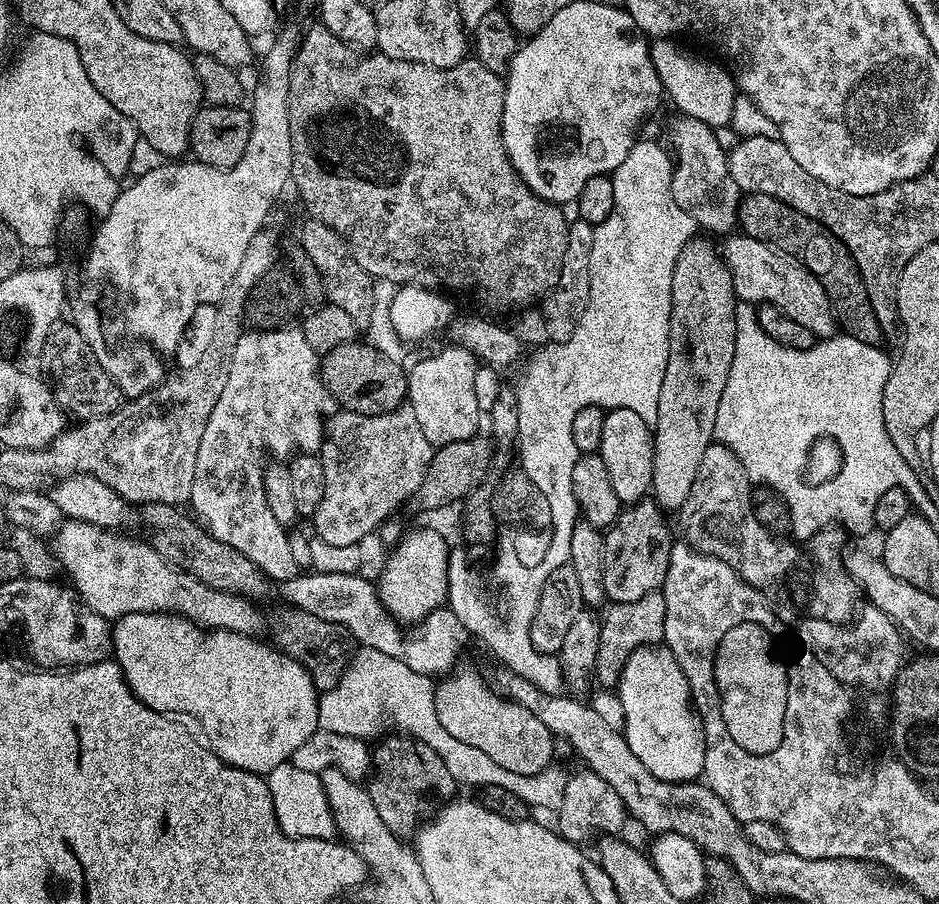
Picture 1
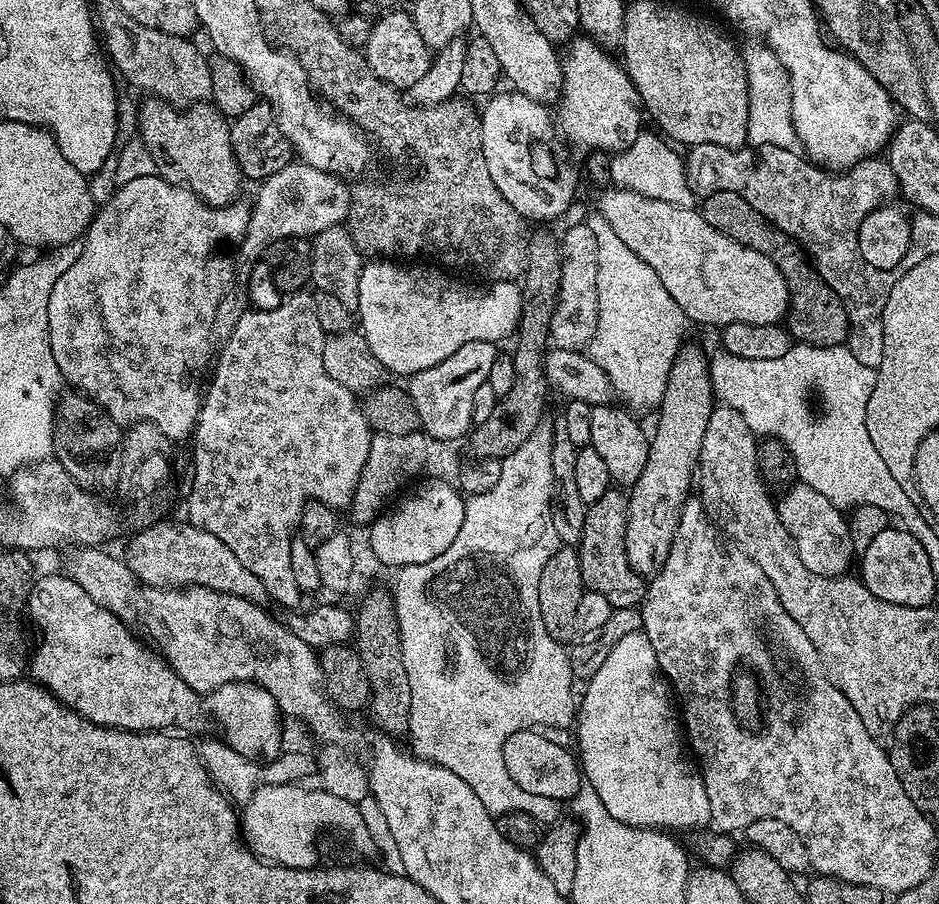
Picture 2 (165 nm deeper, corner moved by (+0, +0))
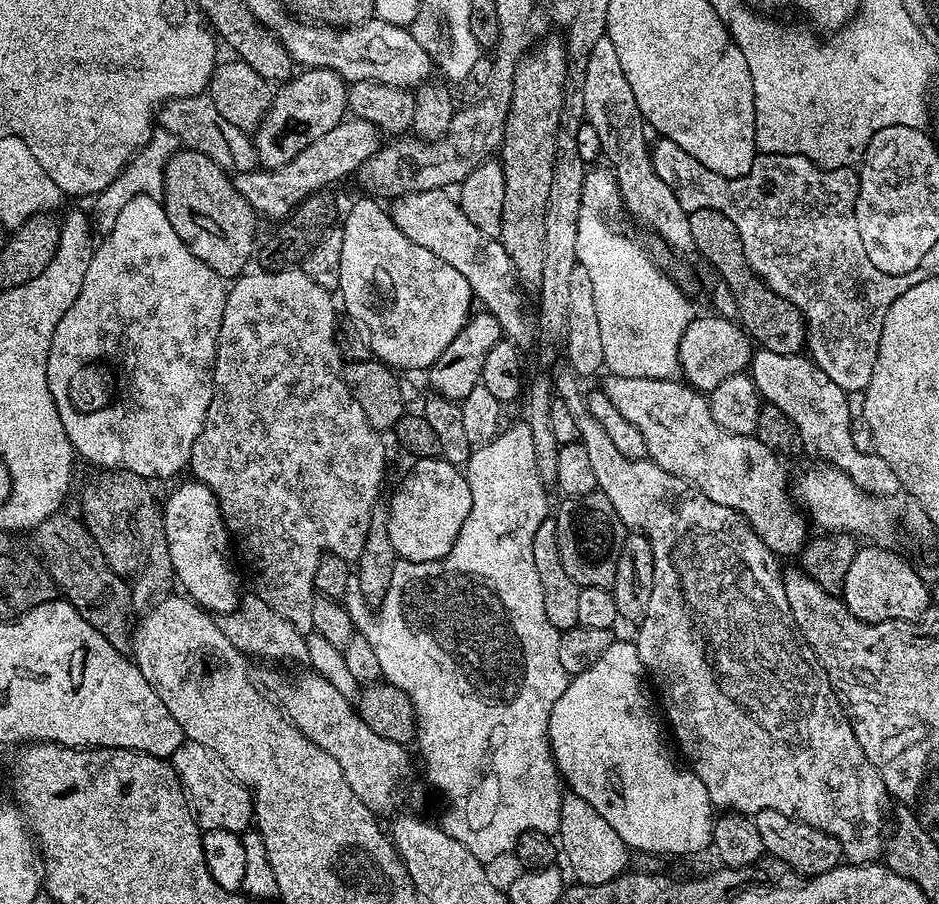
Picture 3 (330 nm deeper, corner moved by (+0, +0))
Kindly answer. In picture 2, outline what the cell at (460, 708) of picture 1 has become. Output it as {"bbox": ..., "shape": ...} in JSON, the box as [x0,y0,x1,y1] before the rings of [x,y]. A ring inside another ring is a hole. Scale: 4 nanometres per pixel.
{"bbox":[504,730,582,802],"shape":[[[525,730],[510,734],[504,743],[504,761],[510,778],[527,794],[568,802],[582,787],[582,769],[577,757],[569,749],[550,742],[543,731]]]}

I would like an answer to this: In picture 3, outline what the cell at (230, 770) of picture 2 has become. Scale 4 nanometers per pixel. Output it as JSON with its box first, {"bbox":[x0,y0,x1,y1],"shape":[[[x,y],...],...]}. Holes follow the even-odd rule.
{"bbox":[170,739,255,834],"shape":[[[189,739],[181,741],[178,750],[170,757],[170,763],[179,774],[180,784],[184,787],[201,829],[228,829],[242,834],[251,827],[255,815],[251,789],[216,763],[212,753],[201,743]]]}

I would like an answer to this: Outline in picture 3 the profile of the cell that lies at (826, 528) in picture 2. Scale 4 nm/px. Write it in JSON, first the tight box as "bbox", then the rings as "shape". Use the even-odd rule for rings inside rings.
{"bbox":[602,374,810,557],"shape":[[[611,374],[605,377],[602,391],[629,422],[634,422],[634,426],[638,426],[642,438],[646,438],[647,459],[662,466],[666,474],[674,474],[685,480],[691,488],[697,488],[699,492],[706,494],[710,502],[718,502],[718,506],[730,506],[730,510],[742,514],[777,557],[792,555],[795,557],[803,551],[810,540],[809,525],[806,523],[805,513],[794,503],[790,480],[788,484],[788,472],[784,469],[785,461],[777,453],[763,445],[754,434],[743,436],[733,434],[730,430],[722,430],[722,426],[714,422],[709,397],[705,393],[696,391],[683,379],[626,378]]]}

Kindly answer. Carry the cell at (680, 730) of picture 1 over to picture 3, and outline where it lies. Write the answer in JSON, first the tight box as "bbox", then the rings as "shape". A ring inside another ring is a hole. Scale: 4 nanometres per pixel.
{"bbox":[548,639,714,856],"shape":[[[613,639],[606,654],[602,654],[590,670],[582,670],[582,674],[569,679],[562,698],[558,698],[554,710],[550,710],[548,745],[552,747],[552,758],[563,783],[580,798],[586,798],[586,802],[618,830],[618,838],[622,838],[629,849],[657,852],[660,856],[688,856],[711,845],[714,809],[706,786],[702,786],[702,778],[678,759],[667,739],[661,709],[650,691],[644,663],[631,639]]]}

